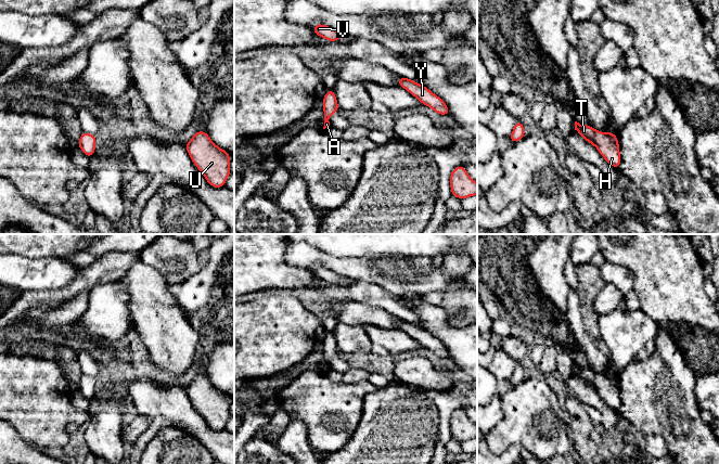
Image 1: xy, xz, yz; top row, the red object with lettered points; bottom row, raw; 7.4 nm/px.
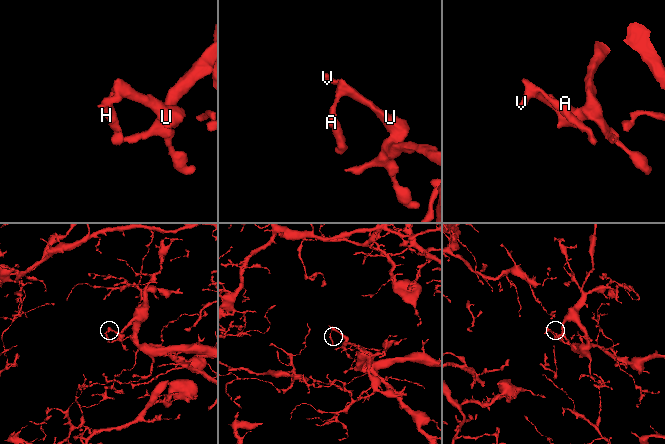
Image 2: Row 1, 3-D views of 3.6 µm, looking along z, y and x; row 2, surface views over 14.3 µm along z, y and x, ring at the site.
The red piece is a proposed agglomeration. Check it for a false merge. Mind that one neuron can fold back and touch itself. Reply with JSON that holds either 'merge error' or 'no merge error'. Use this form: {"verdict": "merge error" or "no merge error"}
{"verdict": "no merge error"}

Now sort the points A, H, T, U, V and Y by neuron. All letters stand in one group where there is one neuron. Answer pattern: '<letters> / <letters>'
A H T U V Y

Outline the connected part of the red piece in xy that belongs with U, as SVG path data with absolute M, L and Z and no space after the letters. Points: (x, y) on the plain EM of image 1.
M197 374L184 389L192 404L214 430L226 428L231 416L229 396L218 390L206 374Z

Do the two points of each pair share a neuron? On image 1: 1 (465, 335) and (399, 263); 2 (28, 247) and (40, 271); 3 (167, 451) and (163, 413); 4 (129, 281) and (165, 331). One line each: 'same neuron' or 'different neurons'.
1: different neurons
2: different neurons
3: different neurons
4: same neuron

